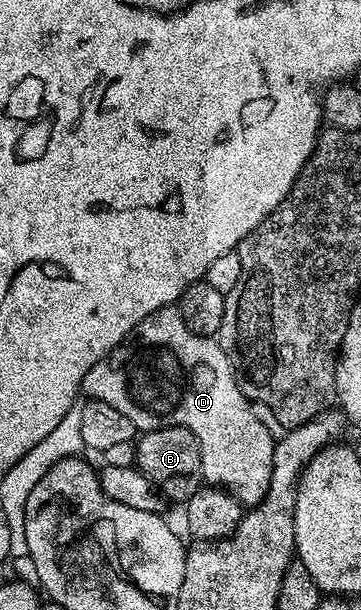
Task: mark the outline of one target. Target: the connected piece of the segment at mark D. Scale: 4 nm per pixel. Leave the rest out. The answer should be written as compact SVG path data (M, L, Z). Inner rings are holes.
M178 305L166 306L157 312L153 312L149 316L145 316L145 320L141 320L141 324L137 324L137 328L125 339L117 348L113 348L101 360L97 360L97 364L93 364L93 368L89 368L89 372L85 372L85 380L83 381L82 393L88 399L110 404L111 407L117 408L117 412L122 412L124 416L129 416L129 420L133 420L136 431L146 432L149 430L160 430L166 426L184 426L193 432L193 436L197 436L199 447L201 448L201 464L203 465L203 481L215 487L222 487L244 507L254 508L259 505L259 501L265 496L265 492L269 492L269 480L273 476L273 452L275 451L276 439L272 438L269 428L265 428L265 424L261 424L261 420L257 420L252 403L241 392L241 388L235 379L233 368L229 364L229 360L225 356L225 352L220 348L218 341L214 337L203 338L199 334L193 333L185 324L185 320L181 316Z

